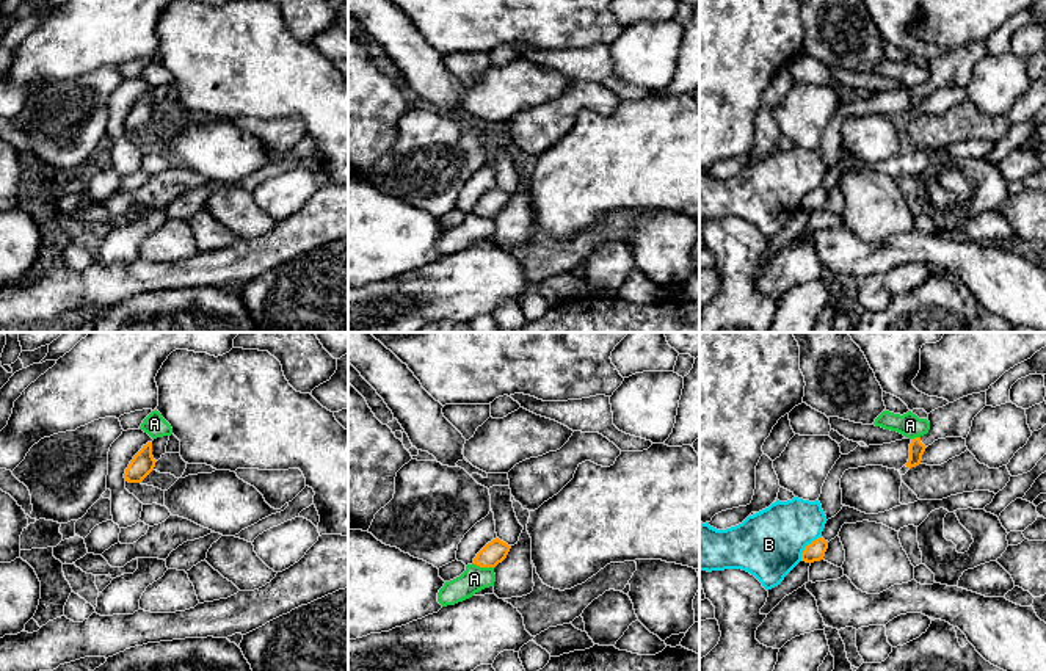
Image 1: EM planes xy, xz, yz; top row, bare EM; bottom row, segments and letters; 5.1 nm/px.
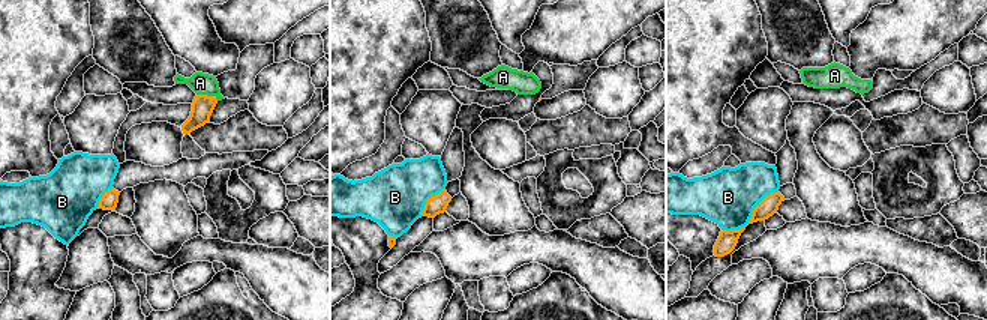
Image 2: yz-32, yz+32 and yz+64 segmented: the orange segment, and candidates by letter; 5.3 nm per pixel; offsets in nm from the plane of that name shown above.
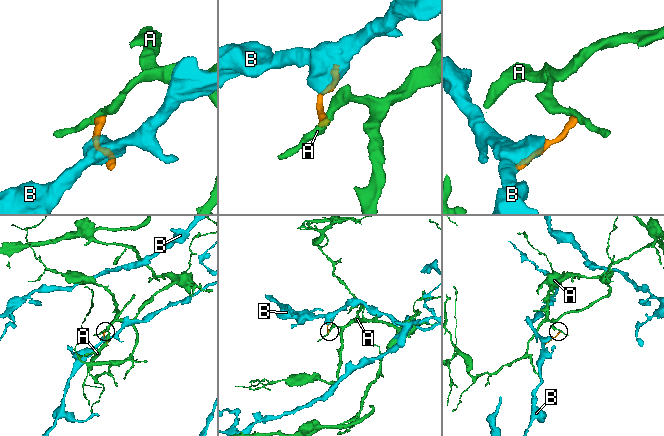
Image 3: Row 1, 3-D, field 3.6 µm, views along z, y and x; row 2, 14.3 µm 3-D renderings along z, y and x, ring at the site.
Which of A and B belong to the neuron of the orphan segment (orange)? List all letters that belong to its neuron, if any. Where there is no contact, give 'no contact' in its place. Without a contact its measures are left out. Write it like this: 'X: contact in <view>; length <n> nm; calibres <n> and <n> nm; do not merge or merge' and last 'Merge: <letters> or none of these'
A: contact in xz; length 110 nm; calibres 120 and 140 nm; do not merge
B: contact in yz; length 170 nm; calibres 100 and 340 nm; do not merge
Merge: none of these

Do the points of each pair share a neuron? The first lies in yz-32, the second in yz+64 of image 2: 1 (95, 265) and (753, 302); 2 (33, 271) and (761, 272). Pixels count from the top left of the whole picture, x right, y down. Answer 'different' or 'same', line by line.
1: different
2: different

